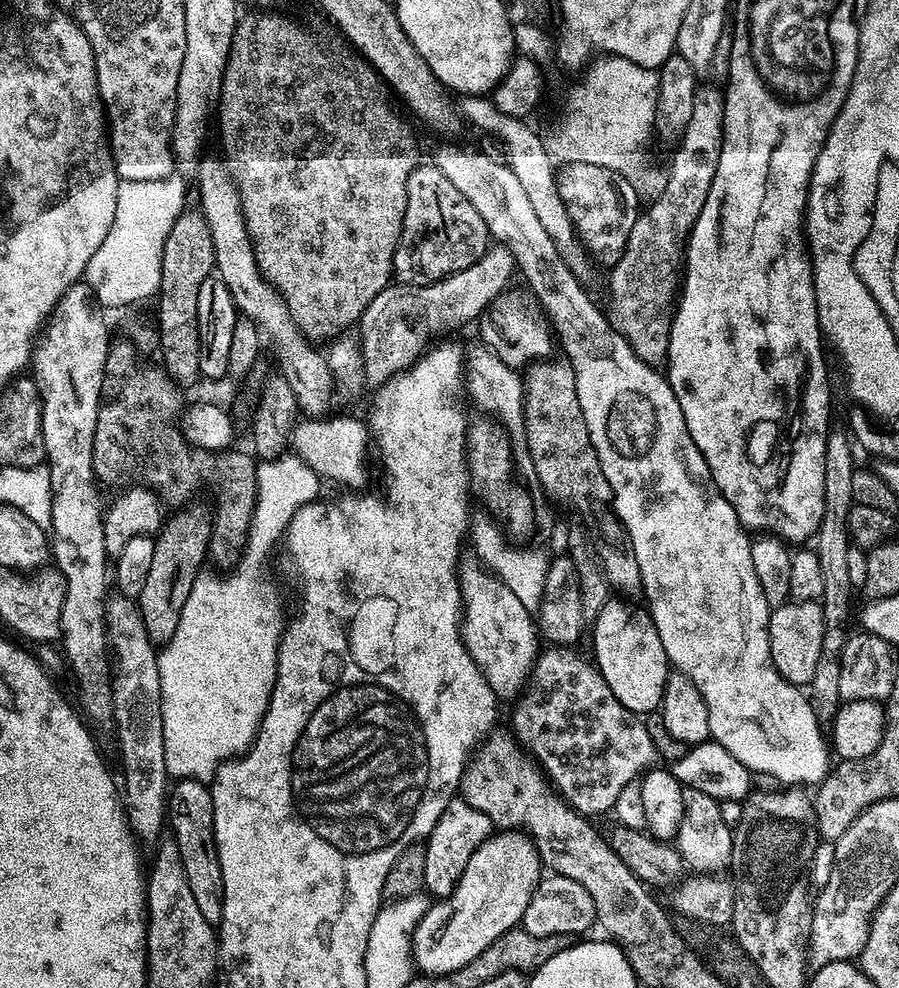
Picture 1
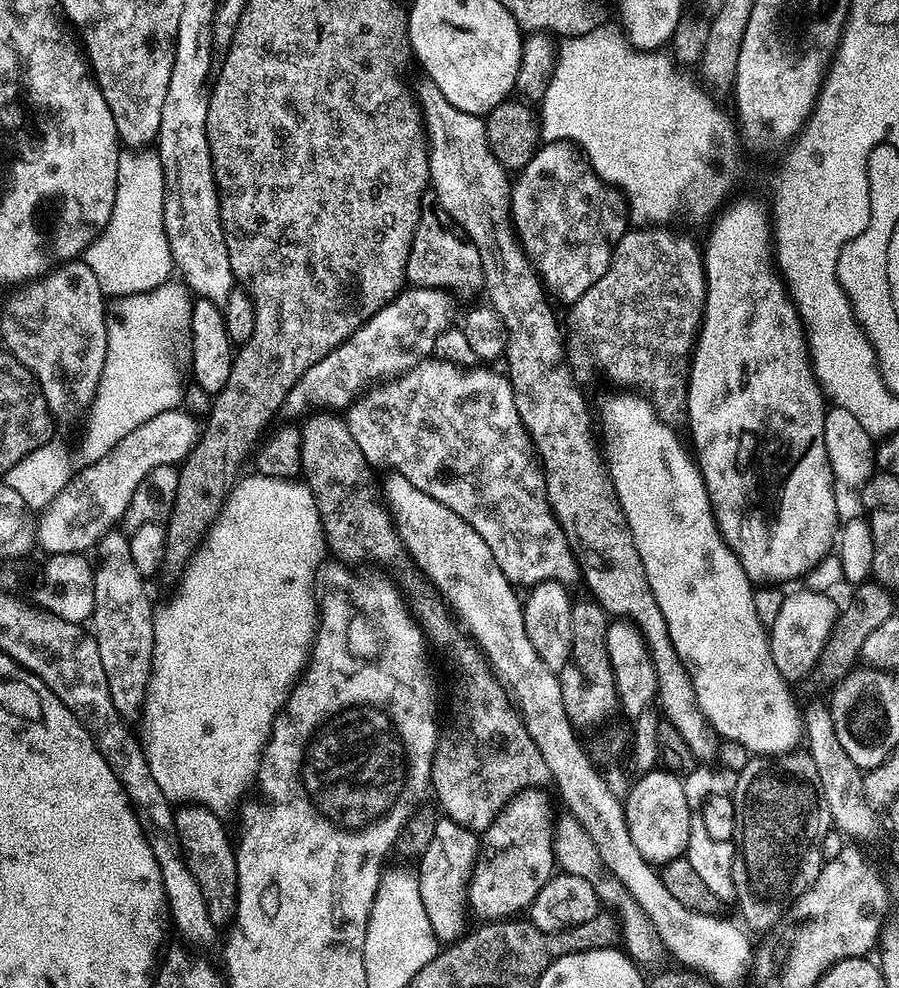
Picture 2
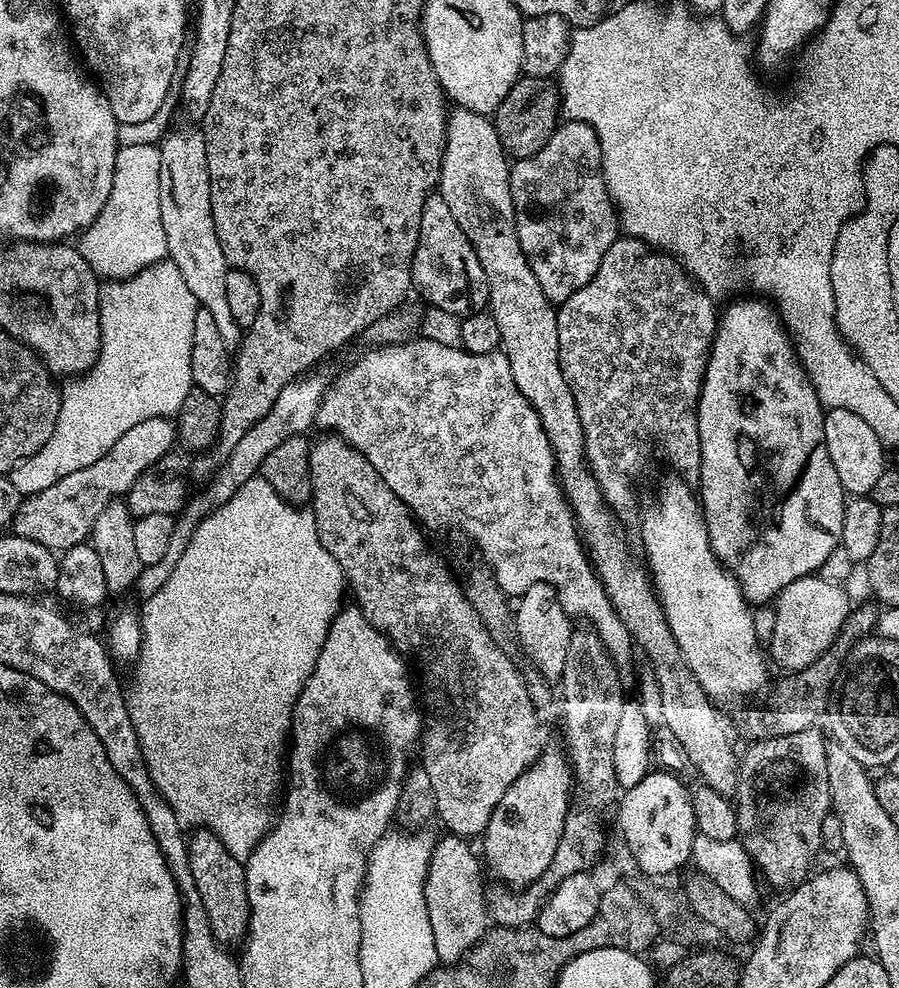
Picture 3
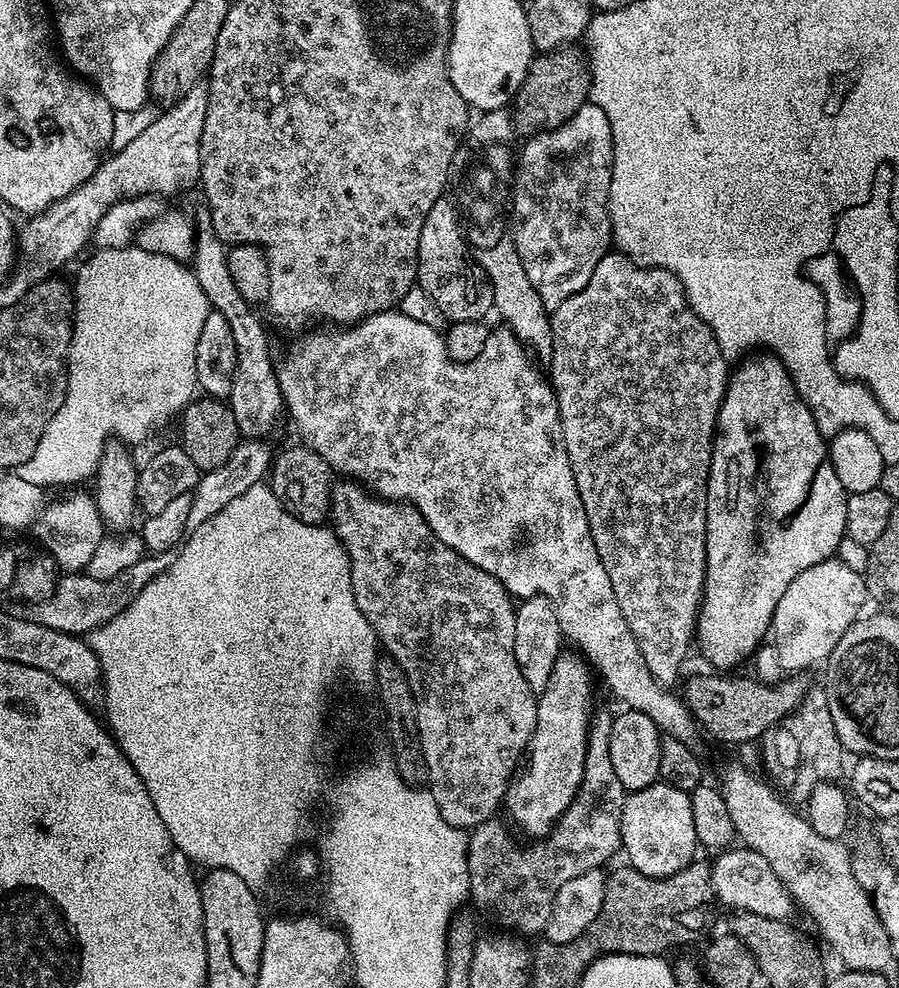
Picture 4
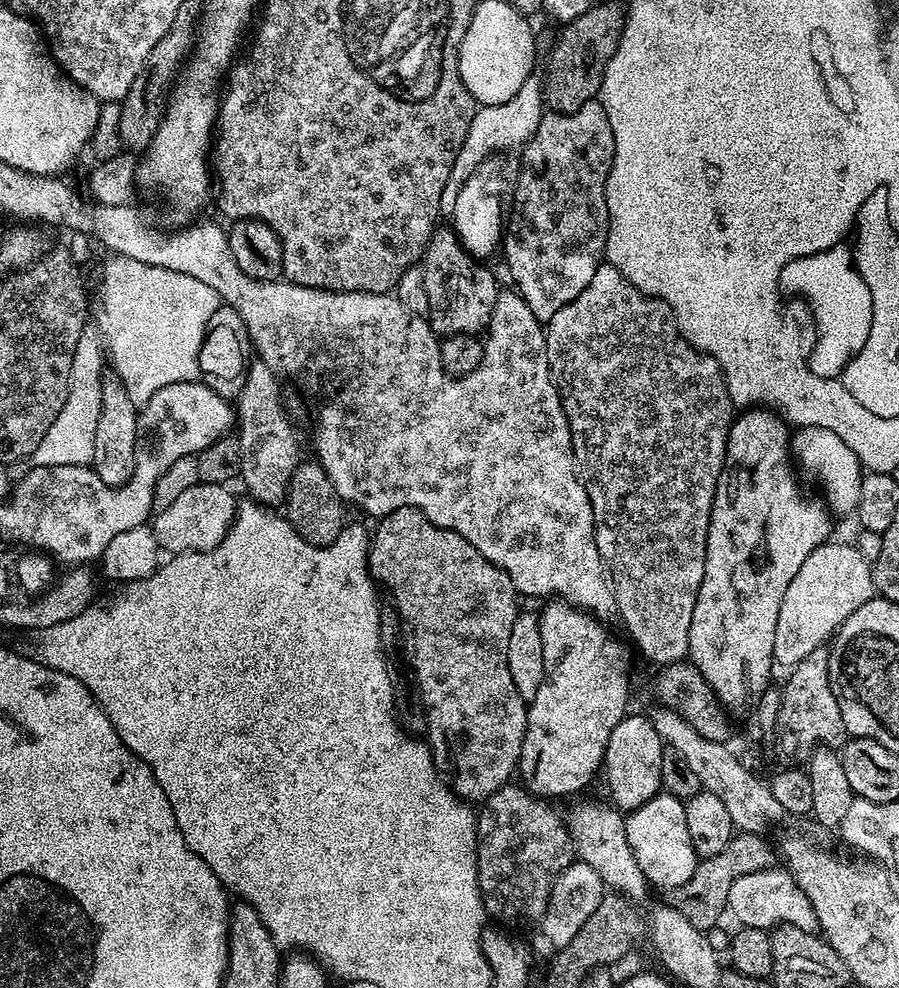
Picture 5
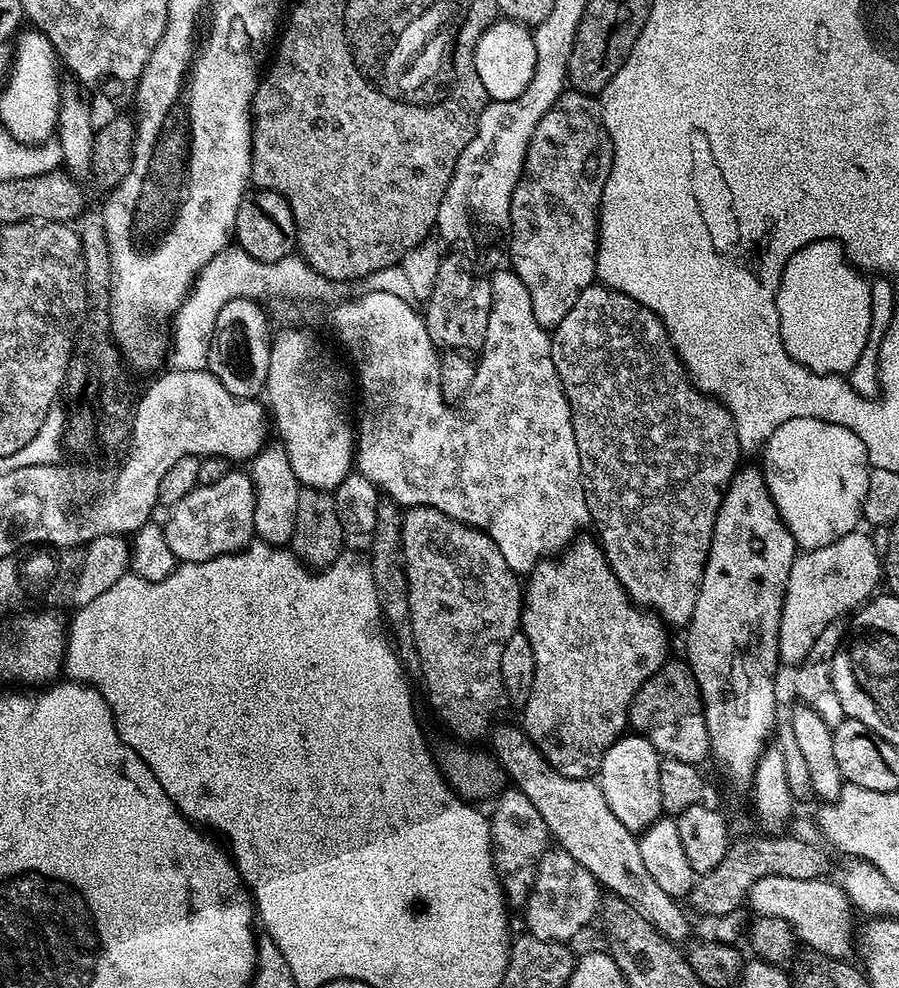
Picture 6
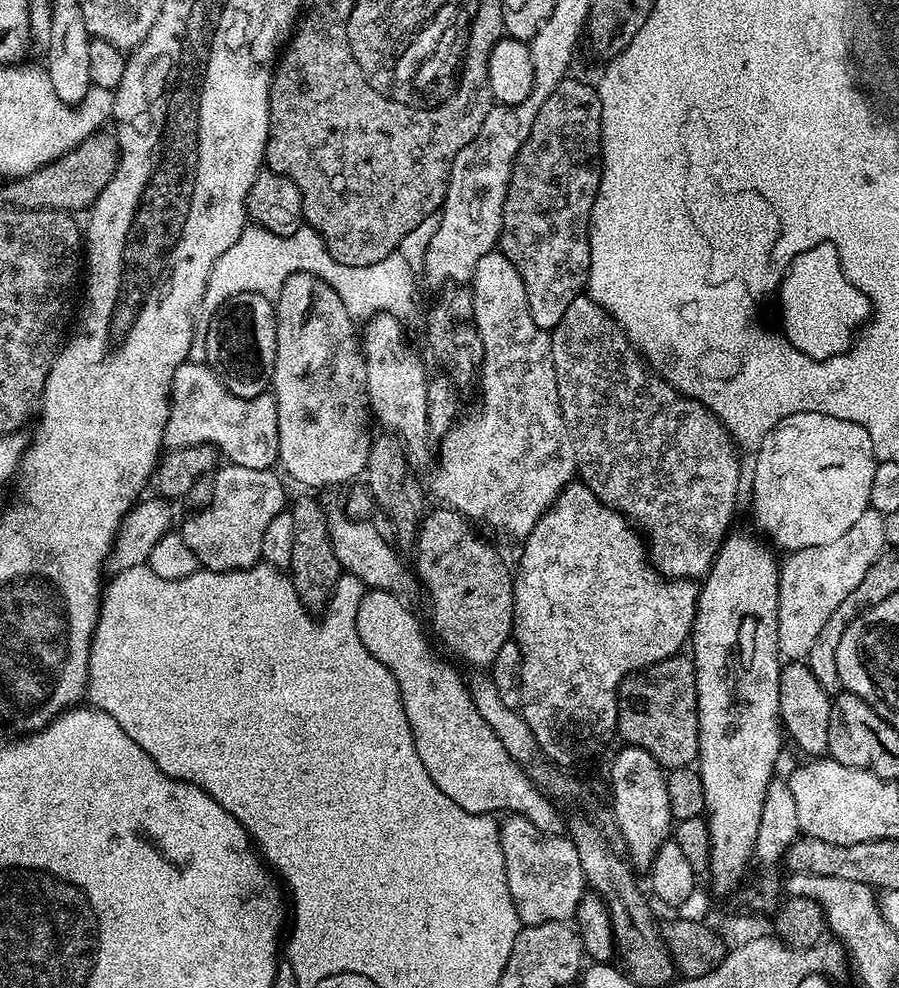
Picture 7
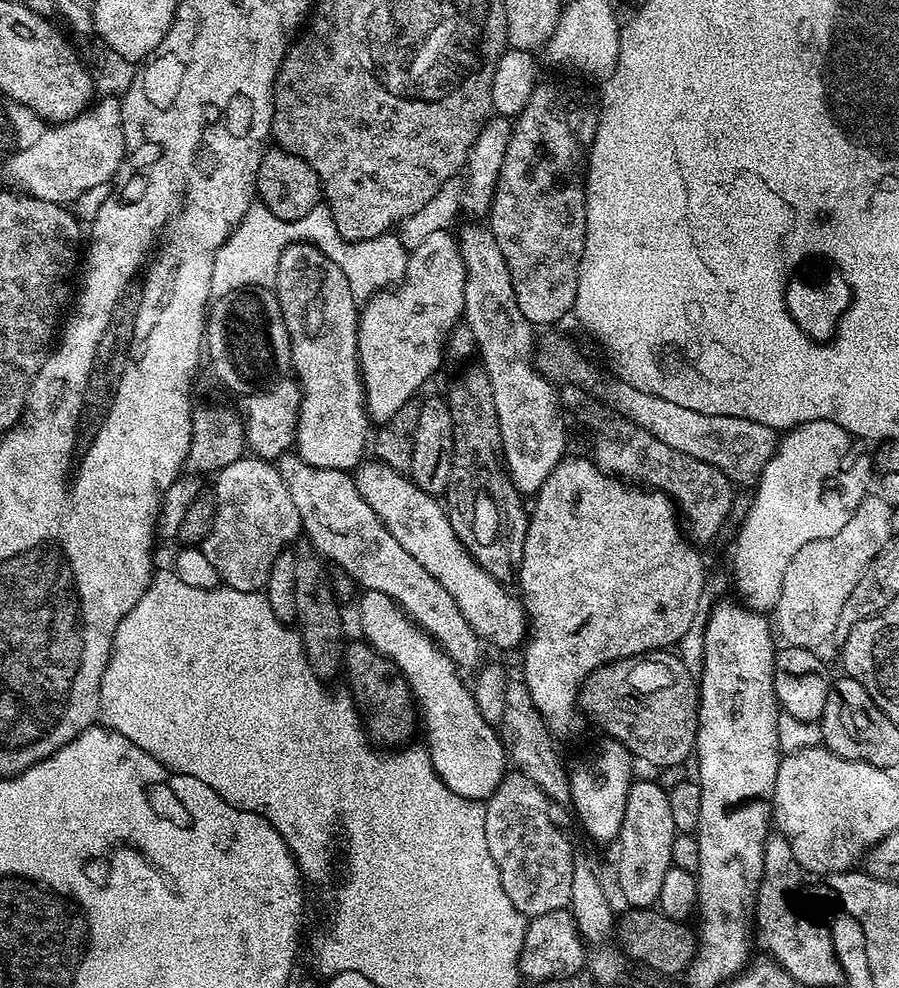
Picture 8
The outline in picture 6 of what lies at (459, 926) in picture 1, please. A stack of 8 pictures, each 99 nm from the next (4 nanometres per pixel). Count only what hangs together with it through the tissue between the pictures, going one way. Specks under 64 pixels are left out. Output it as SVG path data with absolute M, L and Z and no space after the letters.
M583 538L573 540L555 558L541 560L531 572L527 573L526 583L522 588L520 628L526 634L526 638L530 638L530 648L534 650L534 682L528 700L522 705L522 712L524 712L522 727L524 731L532 739L536 749L544 755L546 762L550 762L550 766L554 766L554 770L558 770L558 774L564 774L566 778L578 778L579 780L595 777L599 773L602 760L611 744L625 735L626 729L629 727L628 707L634 698L634 694L638 694L642 682L649 680L669 659L669 629L659 616L641 608L639 604L632 603L631 598L628 597L628 592L620 585L614 570L608 565L603 548L595 539L583 540Z

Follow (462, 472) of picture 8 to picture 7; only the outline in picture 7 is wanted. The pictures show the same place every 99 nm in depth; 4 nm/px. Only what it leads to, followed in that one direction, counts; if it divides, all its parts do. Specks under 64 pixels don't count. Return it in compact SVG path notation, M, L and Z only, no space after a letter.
M448 286L437 296L440 297L428 314L428 348L454 383L461 386L475 385L480 375L480 364L484 360L484 347L474 318L471 287Z

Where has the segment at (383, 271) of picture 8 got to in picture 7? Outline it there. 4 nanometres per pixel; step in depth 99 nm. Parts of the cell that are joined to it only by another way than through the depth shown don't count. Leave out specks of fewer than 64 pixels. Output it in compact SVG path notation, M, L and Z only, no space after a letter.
M248 226L238 242L234 242L234 246L230 246L230 250L226 250L218 262L214 262L214 270L210 270L210 278L206 282L206 294L200 303L200 312L210 318L231 296L243 292L257 292L275 298L280 295L286 278L295 272L308 272L325 280L336 291L338 298L342 298L346 314L357 322L367 322L383 312L407 319L416 310L417 273L410 262L402 258L399 250L382 258L382 262L374 262L374 266L346 266L334 259L322 237L313 228L300 226L293 236L273 236L265 228Z

